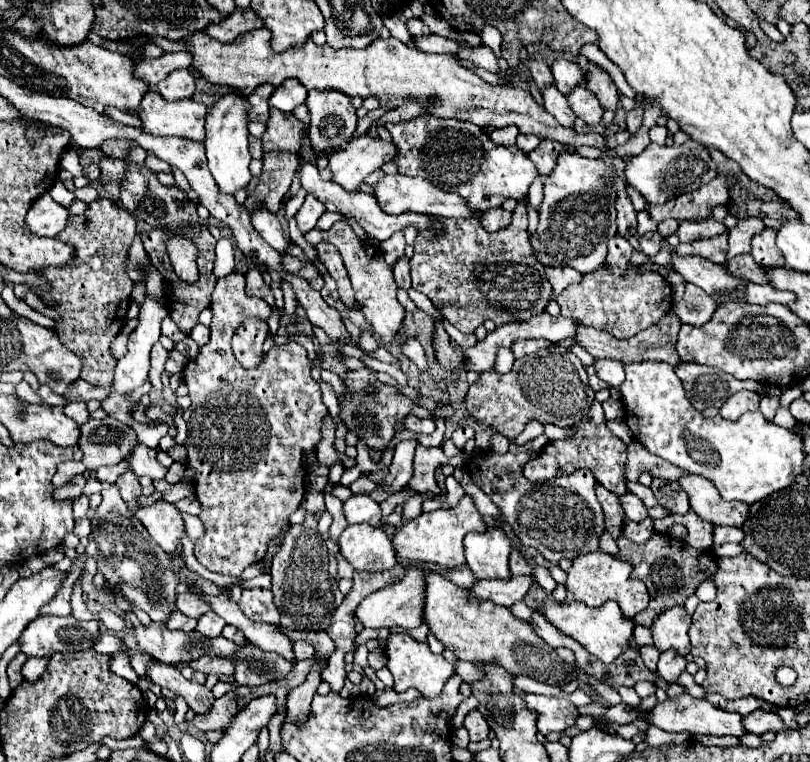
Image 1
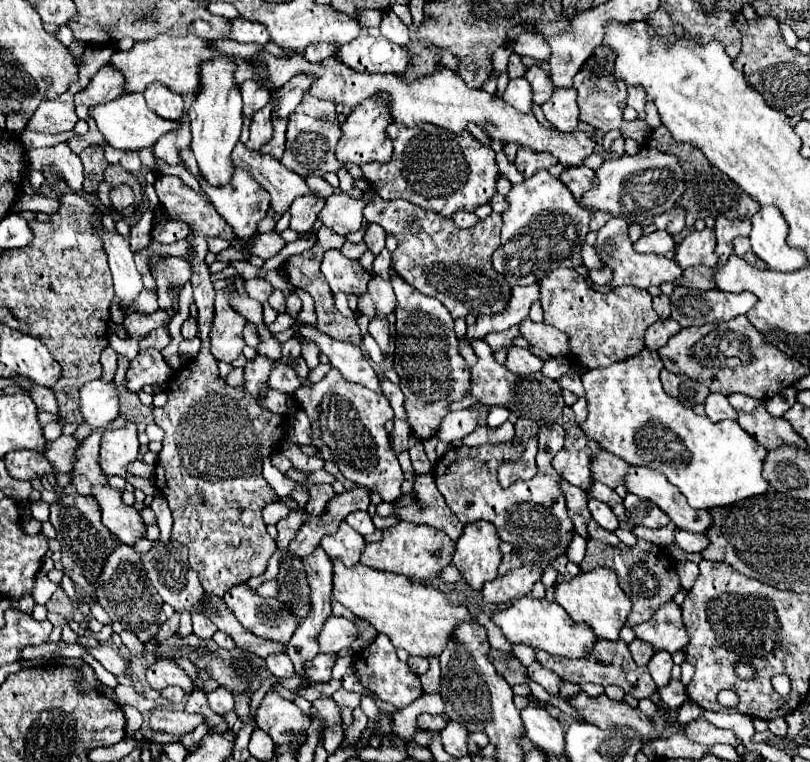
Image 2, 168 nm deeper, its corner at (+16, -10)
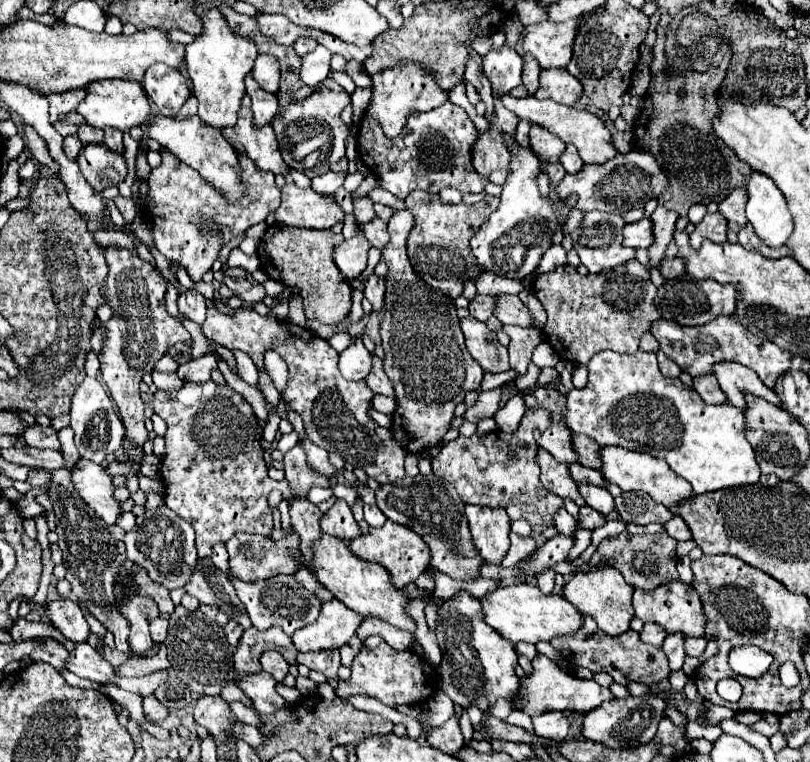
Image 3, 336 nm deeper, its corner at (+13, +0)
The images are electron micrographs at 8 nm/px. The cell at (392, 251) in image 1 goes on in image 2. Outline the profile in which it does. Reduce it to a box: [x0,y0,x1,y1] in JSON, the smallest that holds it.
[364,225,386,255]

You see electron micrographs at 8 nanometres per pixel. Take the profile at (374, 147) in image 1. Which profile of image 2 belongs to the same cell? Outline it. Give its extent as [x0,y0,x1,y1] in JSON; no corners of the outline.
[336,97,392,169]

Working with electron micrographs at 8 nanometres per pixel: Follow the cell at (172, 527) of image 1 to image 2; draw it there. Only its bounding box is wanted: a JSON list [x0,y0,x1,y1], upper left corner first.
[92,485,146,545]

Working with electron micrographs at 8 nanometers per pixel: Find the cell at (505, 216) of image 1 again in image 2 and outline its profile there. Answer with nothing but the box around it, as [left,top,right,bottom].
[454,211,478,229]

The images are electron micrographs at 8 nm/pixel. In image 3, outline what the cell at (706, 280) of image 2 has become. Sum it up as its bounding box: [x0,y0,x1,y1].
[659,257,685,279]

